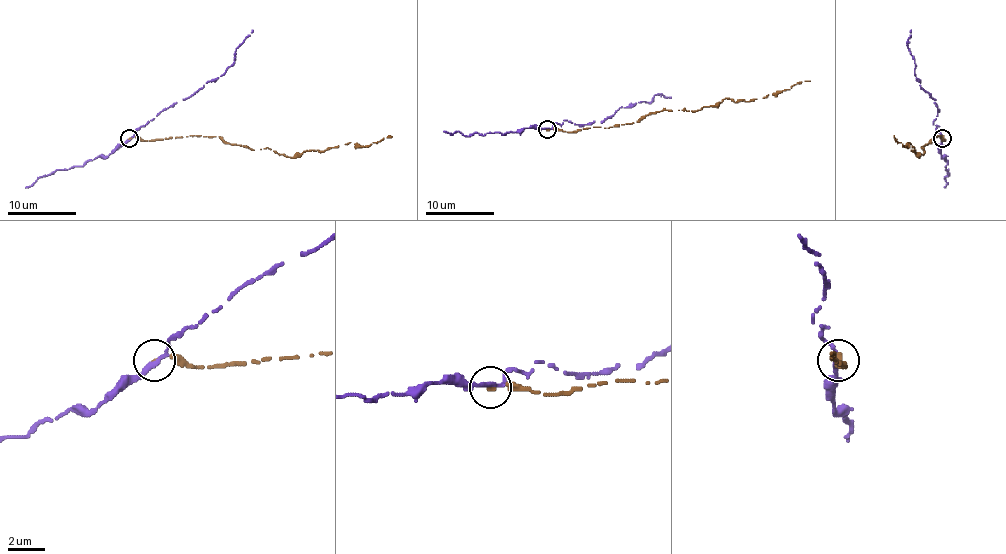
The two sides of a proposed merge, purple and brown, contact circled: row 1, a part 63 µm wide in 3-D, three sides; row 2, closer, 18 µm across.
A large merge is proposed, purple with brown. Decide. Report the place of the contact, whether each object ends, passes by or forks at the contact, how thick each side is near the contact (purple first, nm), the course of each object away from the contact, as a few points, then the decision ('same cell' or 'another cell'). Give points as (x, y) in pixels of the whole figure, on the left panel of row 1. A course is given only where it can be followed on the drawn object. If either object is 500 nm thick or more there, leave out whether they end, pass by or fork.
at (129, 138); purple passes by; brown ends there; 240 nm thick on the purple side, 150 nm on the other; purple runs (130, 137), (162, 110), (184, 100), (203, 85), (215, 81), (234, 62), (237, 47), (252, 30); brown runs (130, 137), (220, 136), (295, 158), (307, 149), (370, 146), (392, 136); another cell

